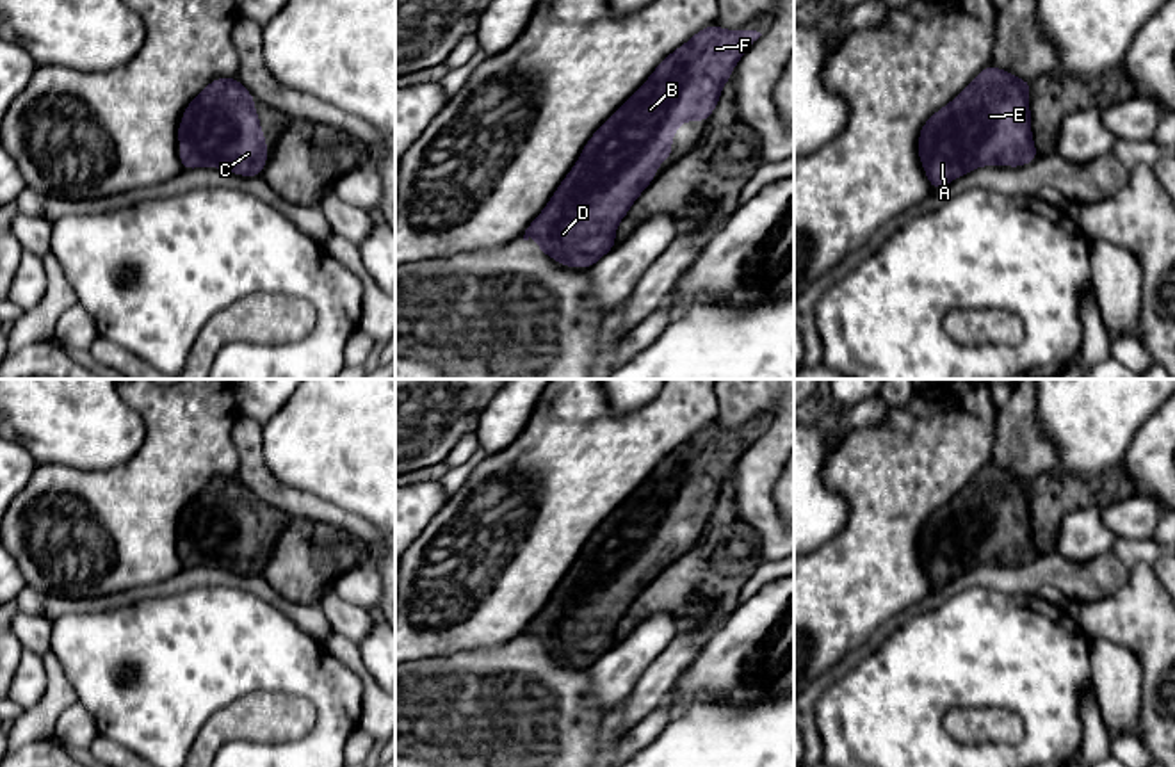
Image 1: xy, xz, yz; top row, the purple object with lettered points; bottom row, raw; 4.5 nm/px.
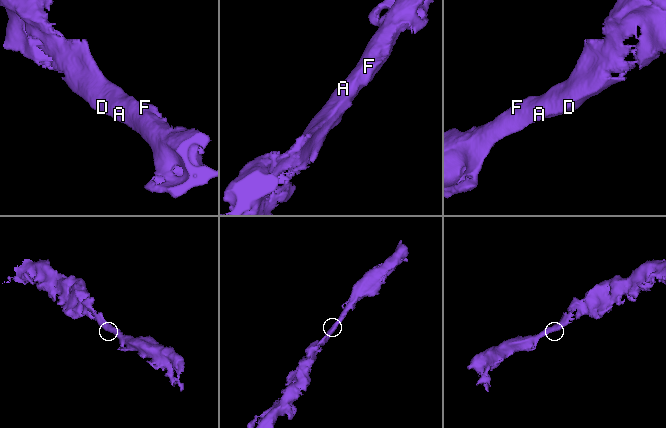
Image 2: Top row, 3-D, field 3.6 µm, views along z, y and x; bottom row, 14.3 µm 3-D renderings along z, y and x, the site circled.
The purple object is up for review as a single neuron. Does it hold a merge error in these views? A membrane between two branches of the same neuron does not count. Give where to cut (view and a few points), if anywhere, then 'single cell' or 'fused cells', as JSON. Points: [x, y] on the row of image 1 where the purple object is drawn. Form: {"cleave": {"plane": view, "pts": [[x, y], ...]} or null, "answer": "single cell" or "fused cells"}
{"cleave": null, "answer": "single cell"}

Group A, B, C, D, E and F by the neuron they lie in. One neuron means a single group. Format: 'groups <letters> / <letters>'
groups A B C D E F

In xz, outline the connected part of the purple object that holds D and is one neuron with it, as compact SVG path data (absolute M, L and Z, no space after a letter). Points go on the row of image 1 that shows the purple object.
M714 23L669 53L591 135L579 162L525 230L523 240L534 237L539 251L564 267L589 269L607 254L616 246L618 224L653 182L655 169L671 157L677 128L685 121L710 117L732 69L760 36L757 30L725 30Z

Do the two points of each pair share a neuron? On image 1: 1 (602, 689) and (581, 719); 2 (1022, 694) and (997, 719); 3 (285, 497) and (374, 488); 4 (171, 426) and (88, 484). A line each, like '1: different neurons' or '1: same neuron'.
1: different neurons
2: different neurons
3: different neurons
4: same neuron

